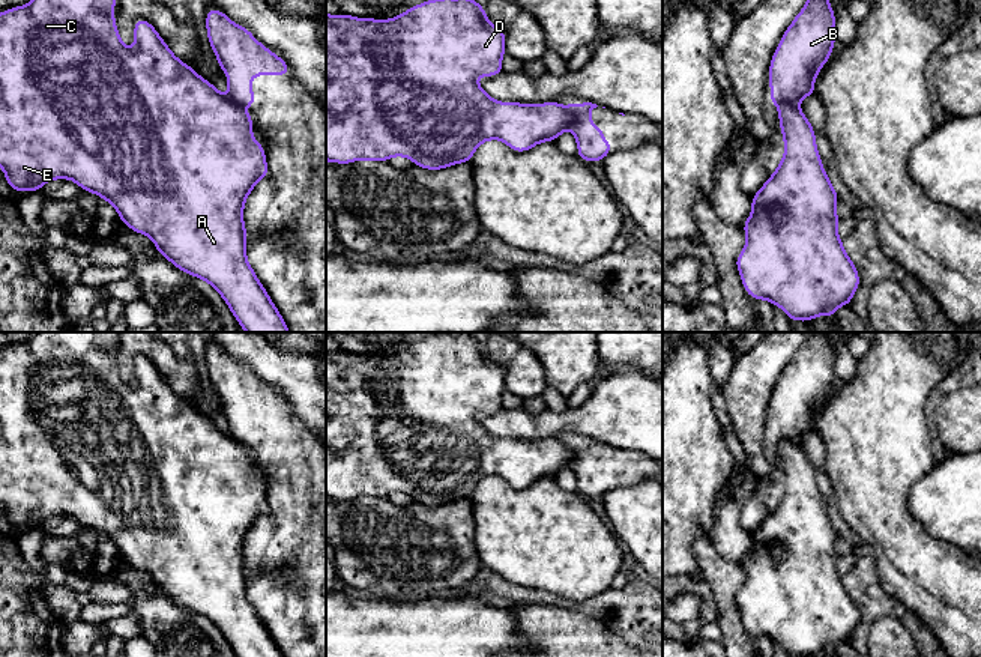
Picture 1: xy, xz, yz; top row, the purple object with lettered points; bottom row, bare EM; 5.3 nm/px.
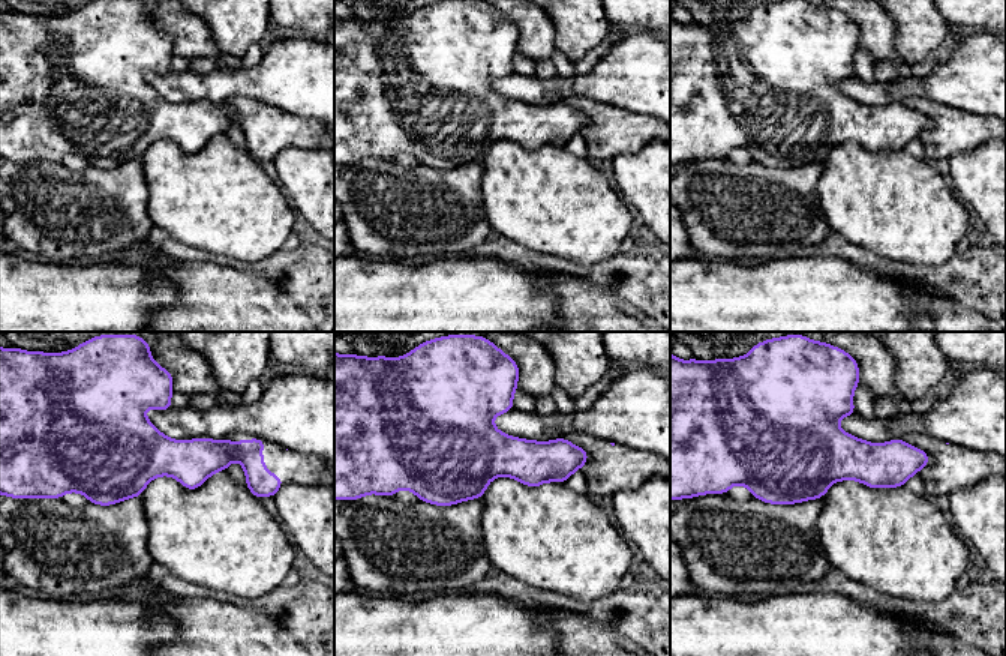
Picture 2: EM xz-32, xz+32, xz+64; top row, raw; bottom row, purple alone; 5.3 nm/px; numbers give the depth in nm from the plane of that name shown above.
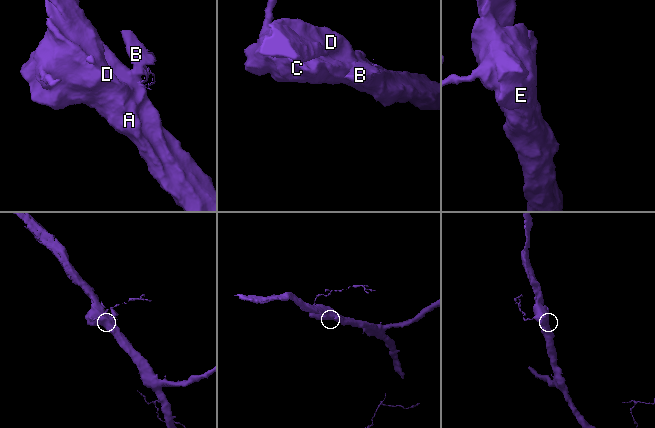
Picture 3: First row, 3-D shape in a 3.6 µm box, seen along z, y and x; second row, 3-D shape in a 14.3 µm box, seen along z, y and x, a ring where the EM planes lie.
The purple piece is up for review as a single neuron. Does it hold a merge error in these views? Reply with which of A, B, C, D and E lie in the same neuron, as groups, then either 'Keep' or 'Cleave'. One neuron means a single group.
Groups: A C D E / B. Cleave

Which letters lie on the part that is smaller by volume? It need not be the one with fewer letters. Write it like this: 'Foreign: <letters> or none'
Foreign: B

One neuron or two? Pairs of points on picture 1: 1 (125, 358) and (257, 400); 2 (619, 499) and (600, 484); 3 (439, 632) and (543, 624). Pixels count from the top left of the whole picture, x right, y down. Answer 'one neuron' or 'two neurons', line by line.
1: two neurons
2: two neurons
3: two neurons

